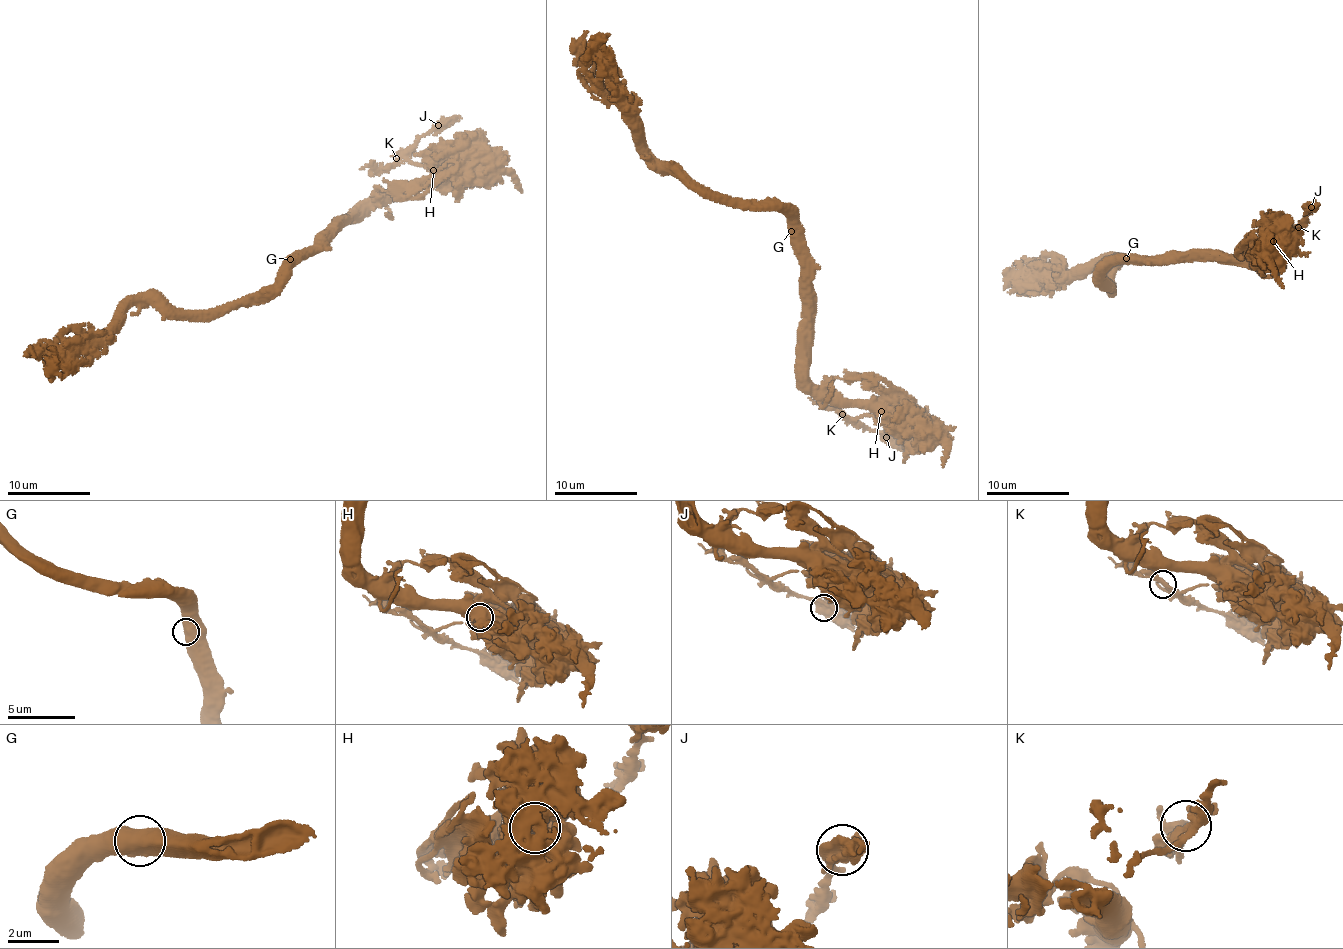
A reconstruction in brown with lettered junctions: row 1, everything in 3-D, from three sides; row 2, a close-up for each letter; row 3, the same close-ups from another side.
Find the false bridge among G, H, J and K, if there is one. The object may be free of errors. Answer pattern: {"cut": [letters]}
{"cut": ["H"]}

